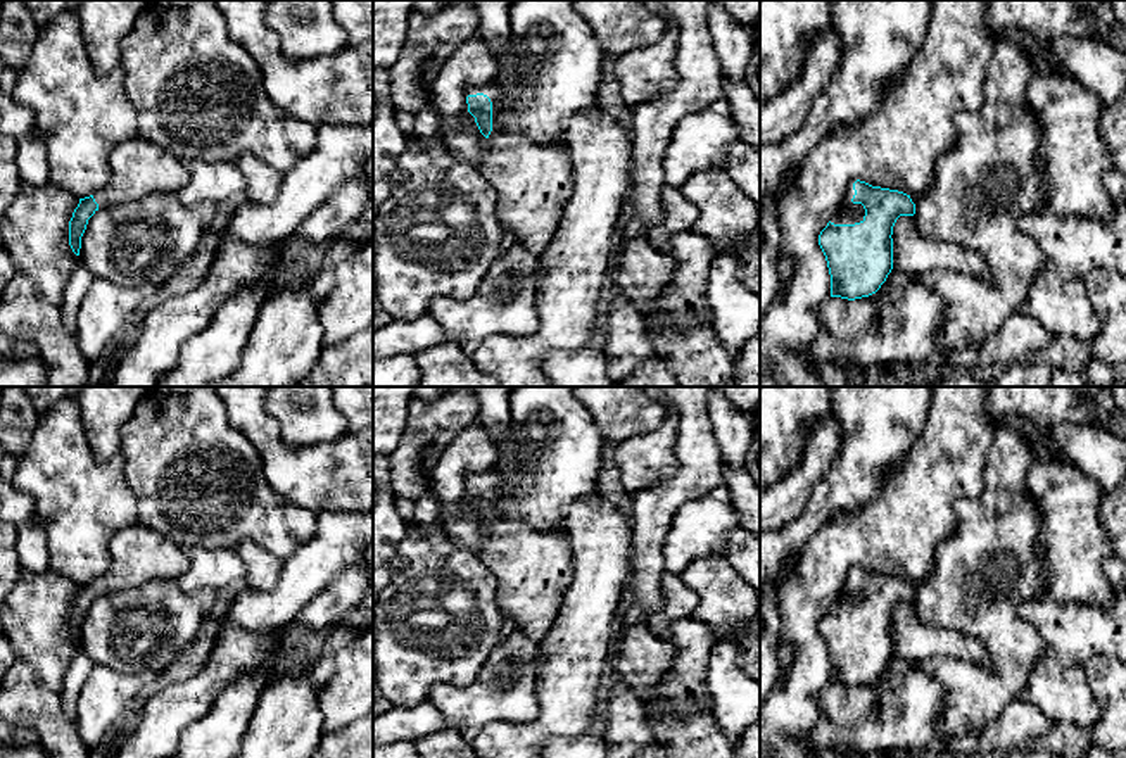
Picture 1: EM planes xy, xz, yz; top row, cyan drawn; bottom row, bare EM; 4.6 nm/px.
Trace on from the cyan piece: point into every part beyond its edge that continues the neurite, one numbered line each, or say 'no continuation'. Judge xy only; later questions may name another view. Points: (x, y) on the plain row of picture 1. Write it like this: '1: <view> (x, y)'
1: xy (139, 555)

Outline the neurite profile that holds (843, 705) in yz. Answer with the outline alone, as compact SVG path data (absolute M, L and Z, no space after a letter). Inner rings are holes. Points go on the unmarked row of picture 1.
M829 684L817 694L820 717L834 723L850 725L869 715L879 706L879 691L869 684L848 687Z

